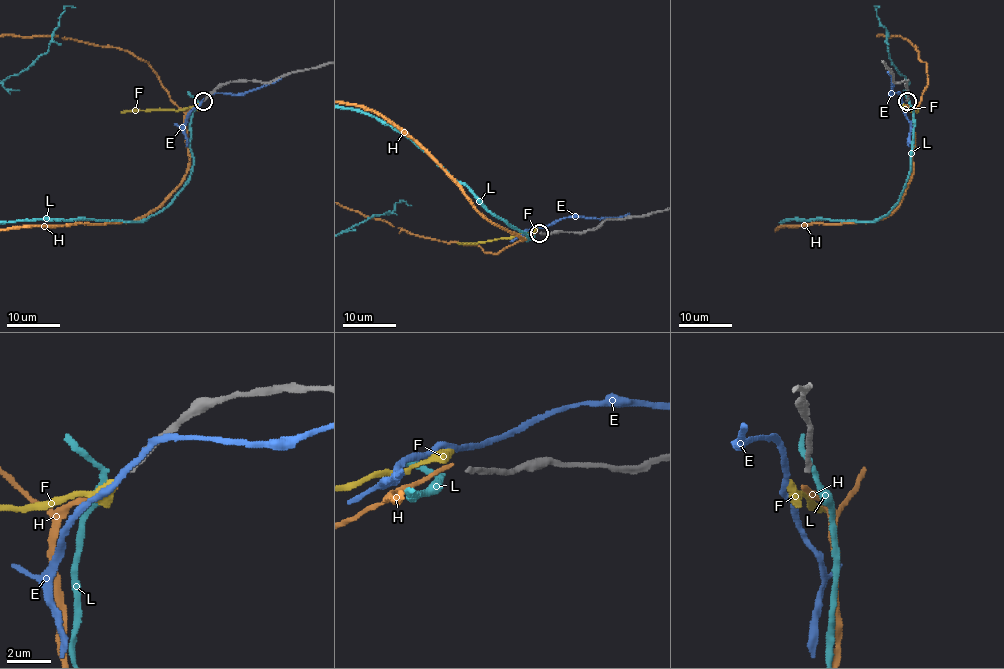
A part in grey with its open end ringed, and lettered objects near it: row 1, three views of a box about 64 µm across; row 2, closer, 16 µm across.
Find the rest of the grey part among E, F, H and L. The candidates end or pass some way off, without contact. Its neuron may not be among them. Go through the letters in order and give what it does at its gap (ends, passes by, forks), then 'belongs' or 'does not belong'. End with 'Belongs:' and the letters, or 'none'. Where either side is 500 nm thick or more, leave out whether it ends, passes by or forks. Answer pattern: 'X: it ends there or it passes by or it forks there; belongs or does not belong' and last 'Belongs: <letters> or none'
E: it passes by; does not belong
F: does not belong
H: it ends there; belongs
L: it passes by; does not belong
Belongs: H

